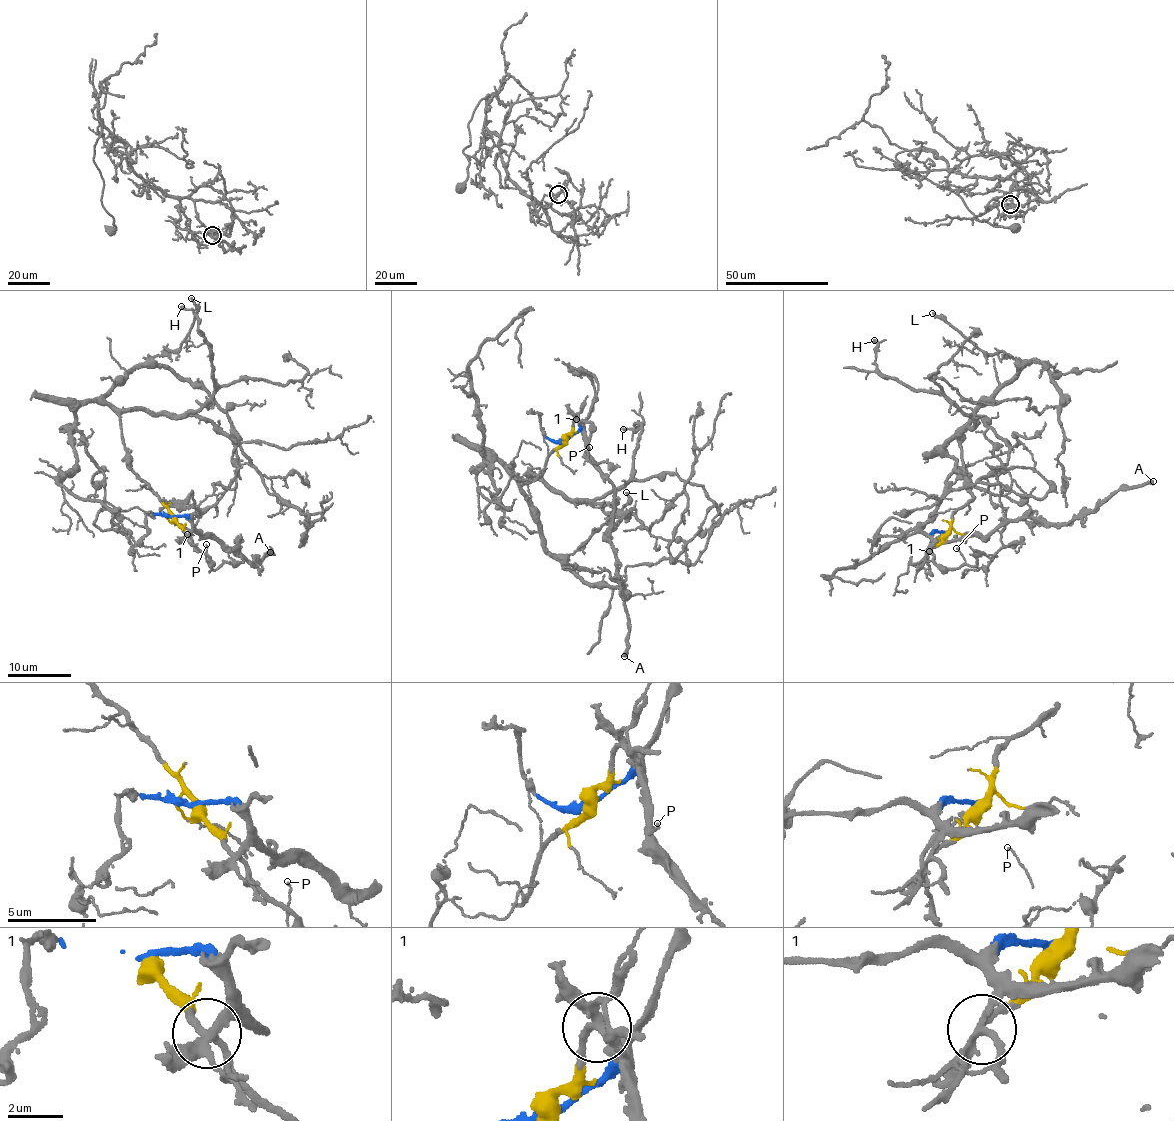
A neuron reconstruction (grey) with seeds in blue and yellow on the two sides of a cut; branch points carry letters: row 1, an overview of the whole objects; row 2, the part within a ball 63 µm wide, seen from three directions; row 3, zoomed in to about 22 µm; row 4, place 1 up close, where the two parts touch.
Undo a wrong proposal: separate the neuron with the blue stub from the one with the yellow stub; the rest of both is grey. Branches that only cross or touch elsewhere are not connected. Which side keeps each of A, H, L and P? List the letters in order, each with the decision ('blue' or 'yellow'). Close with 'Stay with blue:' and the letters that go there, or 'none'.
A: blue
H: yellow
L: yellow
P: yellow
Stay with blue: A

